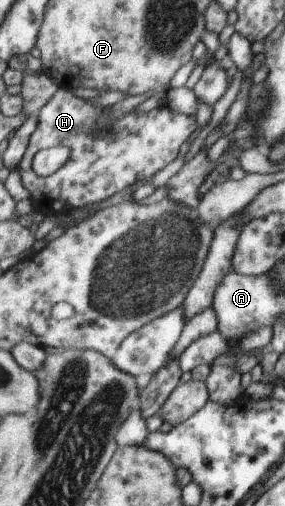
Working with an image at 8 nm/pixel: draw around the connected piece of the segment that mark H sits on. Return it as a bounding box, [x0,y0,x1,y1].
[18,88,198,216]

